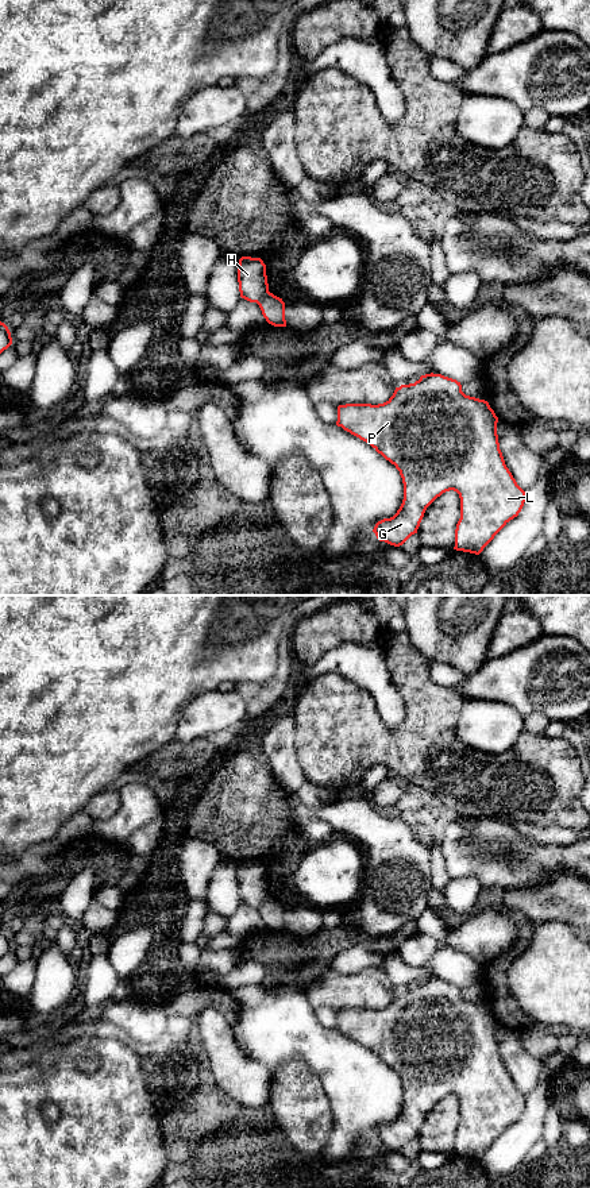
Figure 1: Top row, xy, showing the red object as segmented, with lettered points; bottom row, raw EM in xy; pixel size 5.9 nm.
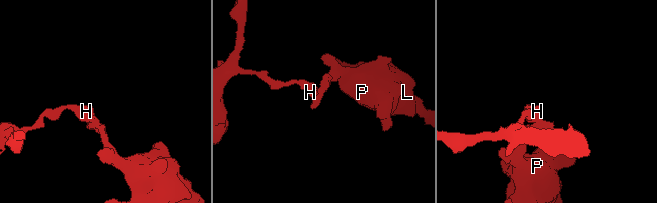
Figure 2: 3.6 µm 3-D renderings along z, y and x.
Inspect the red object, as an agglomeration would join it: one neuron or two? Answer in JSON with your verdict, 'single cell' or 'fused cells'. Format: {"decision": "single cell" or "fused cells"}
{"decision": "fused cells"}

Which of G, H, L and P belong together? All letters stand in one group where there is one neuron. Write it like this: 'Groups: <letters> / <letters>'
Groups: G L P / H

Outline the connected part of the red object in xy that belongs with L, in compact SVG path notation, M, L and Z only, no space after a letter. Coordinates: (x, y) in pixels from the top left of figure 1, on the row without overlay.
M433 977L396 992L383 1008L339 1010L336 1030L370 1049L396 1071L402 1083L402 1108L393 1122L375 1129L373 1137L377 1143L402 1150L417 1138L427 1112L443 1098L454 1095L460 1103L454 1154L479 1160L518 1120L525 1107L525 1096L506 1072L500 1054L497 1027L487 1006L466 1000L460 987Z

